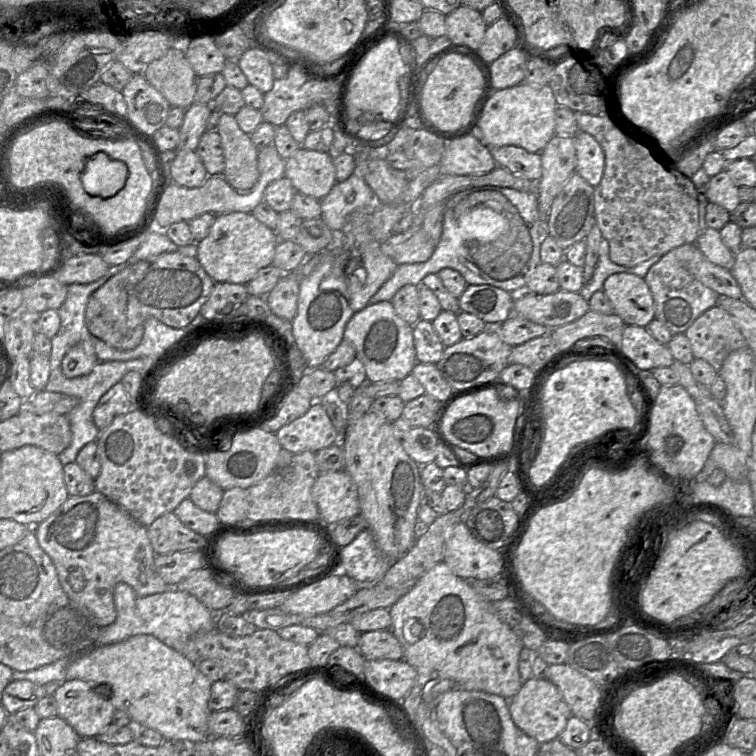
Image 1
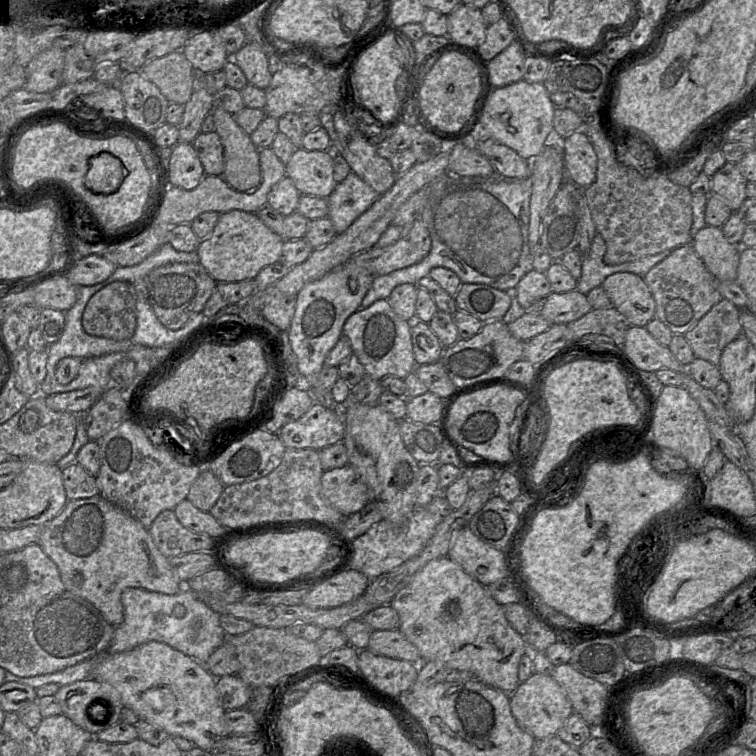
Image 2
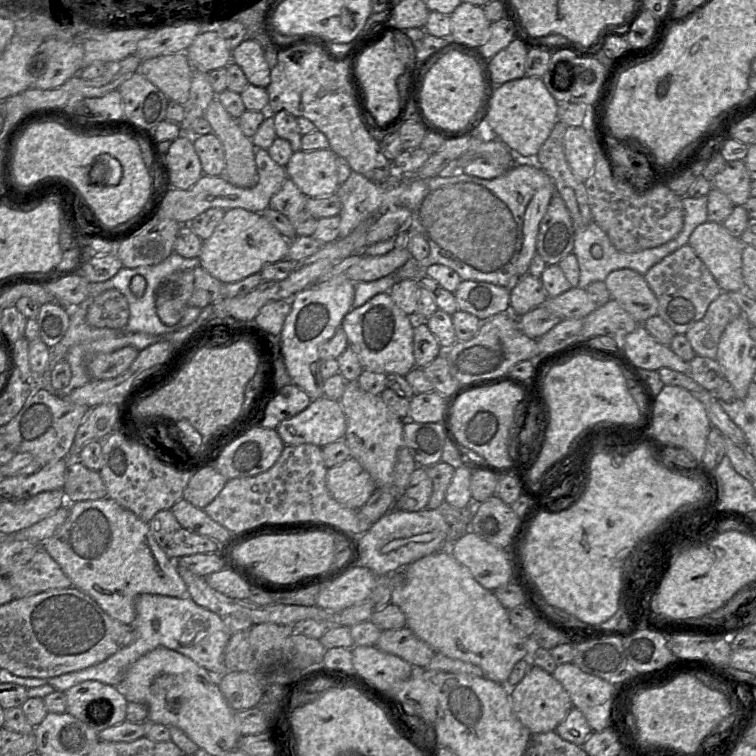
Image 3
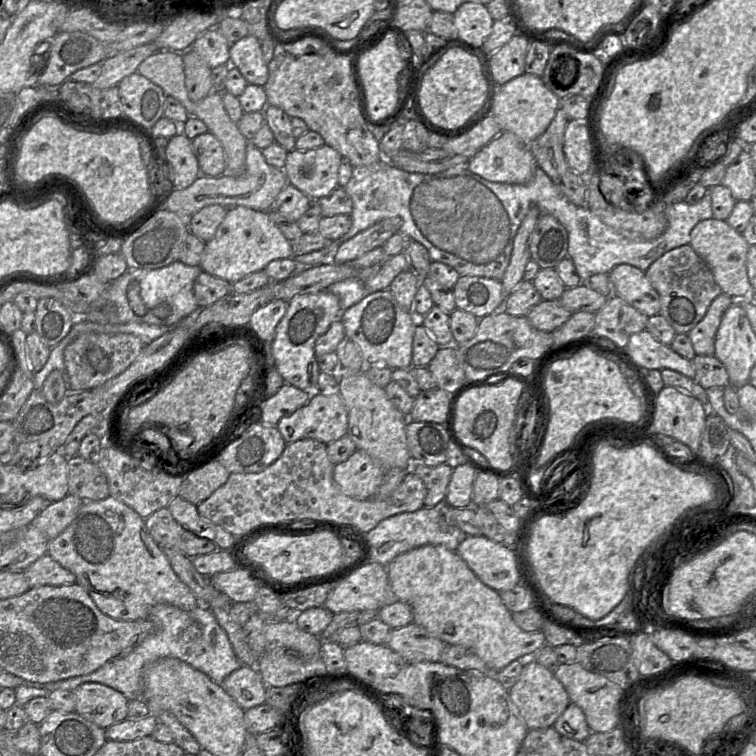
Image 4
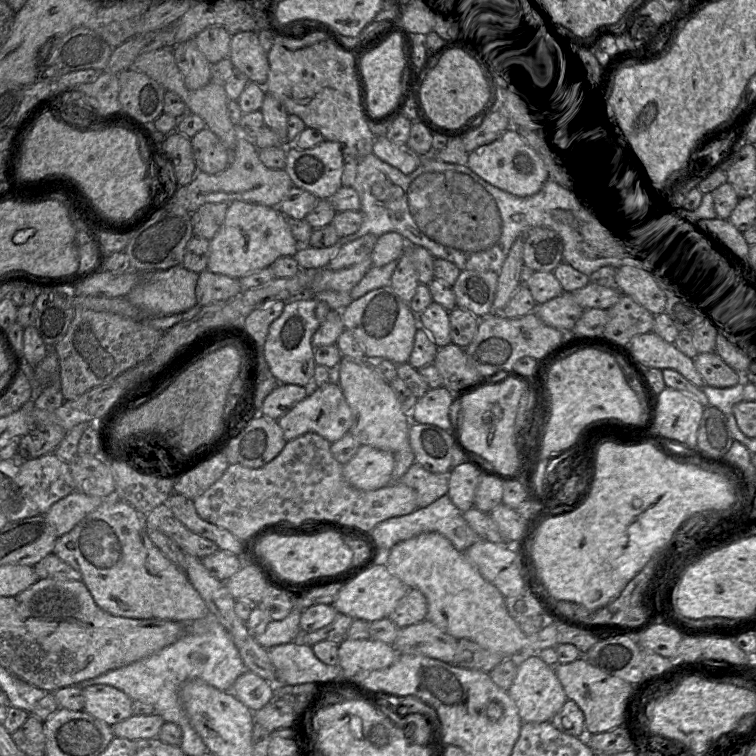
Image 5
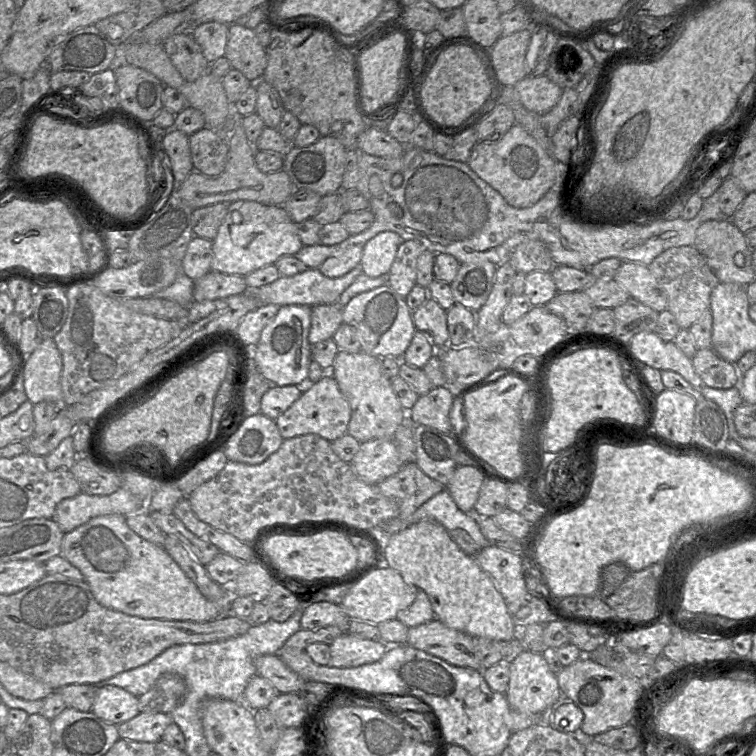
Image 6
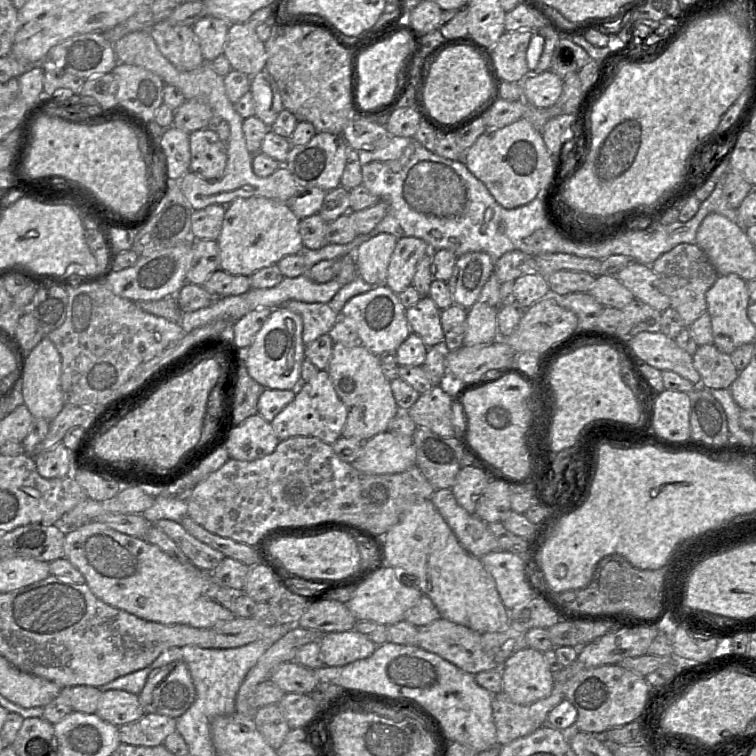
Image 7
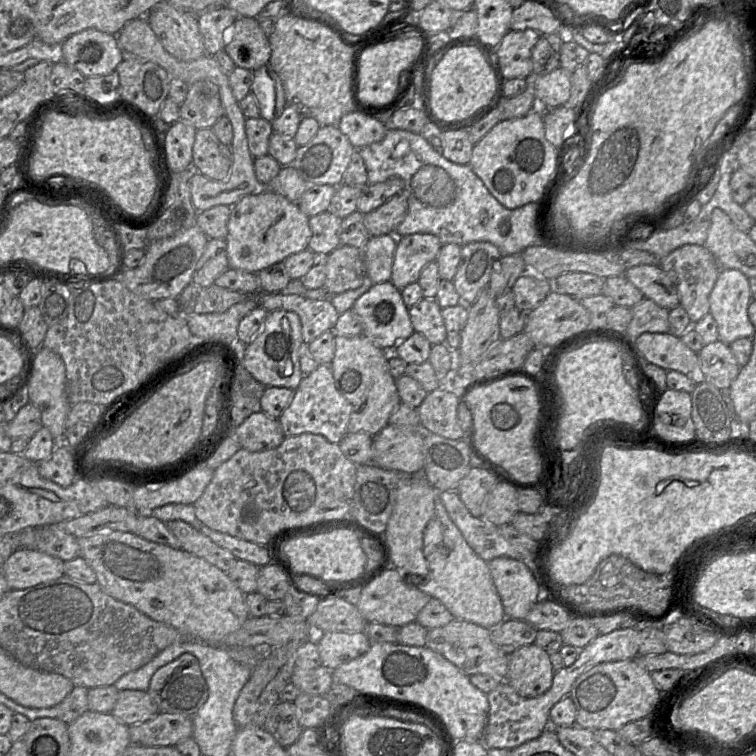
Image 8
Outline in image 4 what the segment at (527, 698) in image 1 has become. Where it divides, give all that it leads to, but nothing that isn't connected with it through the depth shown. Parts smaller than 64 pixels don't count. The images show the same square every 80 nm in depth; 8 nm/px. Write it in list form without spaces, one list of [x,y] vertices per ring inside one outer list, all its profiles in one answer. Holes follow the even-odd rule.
[[[533,658],[524,661],[518,681],[508,692],[529,730],[553,726],[557,718],[570,704],[565,688],[554,673]]]

